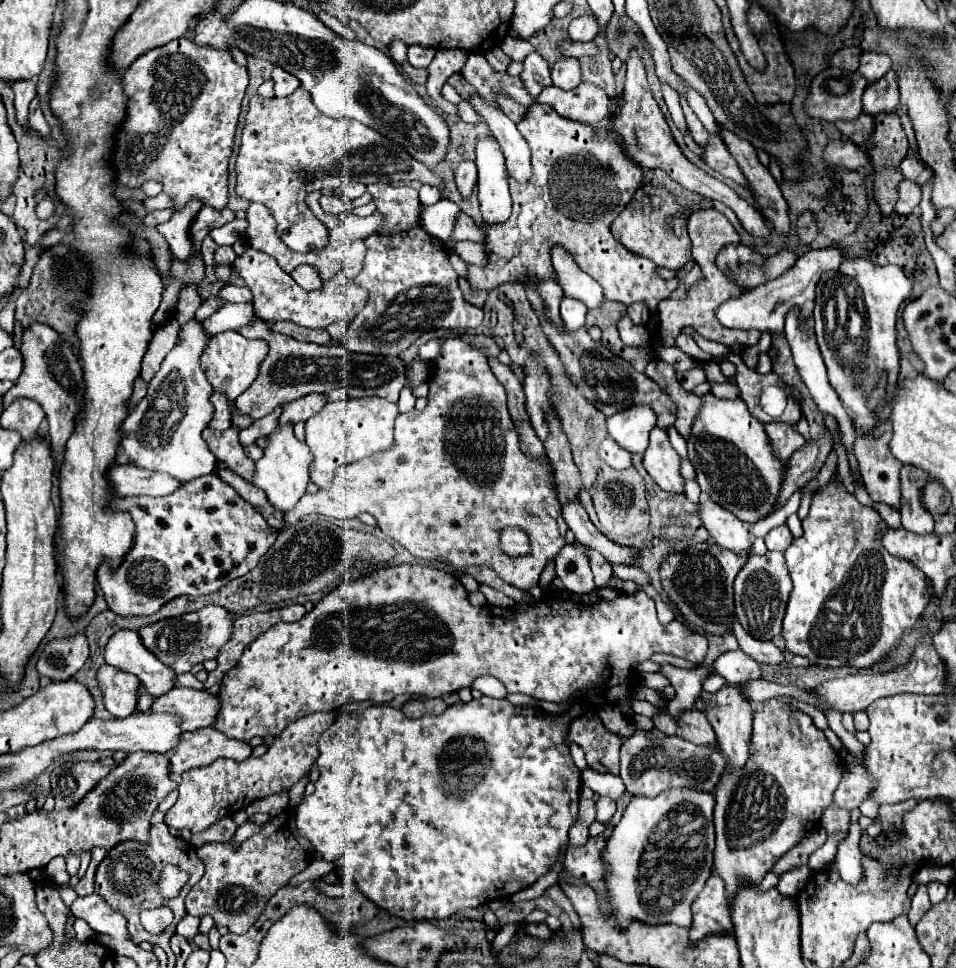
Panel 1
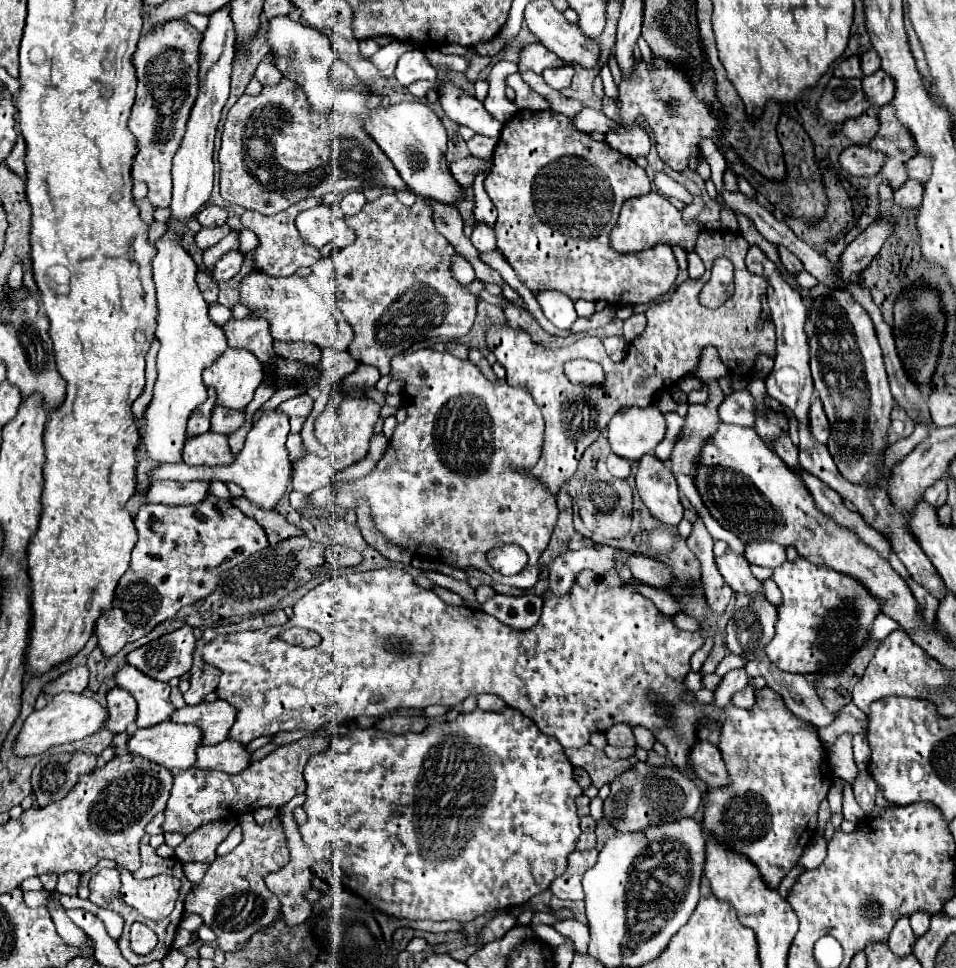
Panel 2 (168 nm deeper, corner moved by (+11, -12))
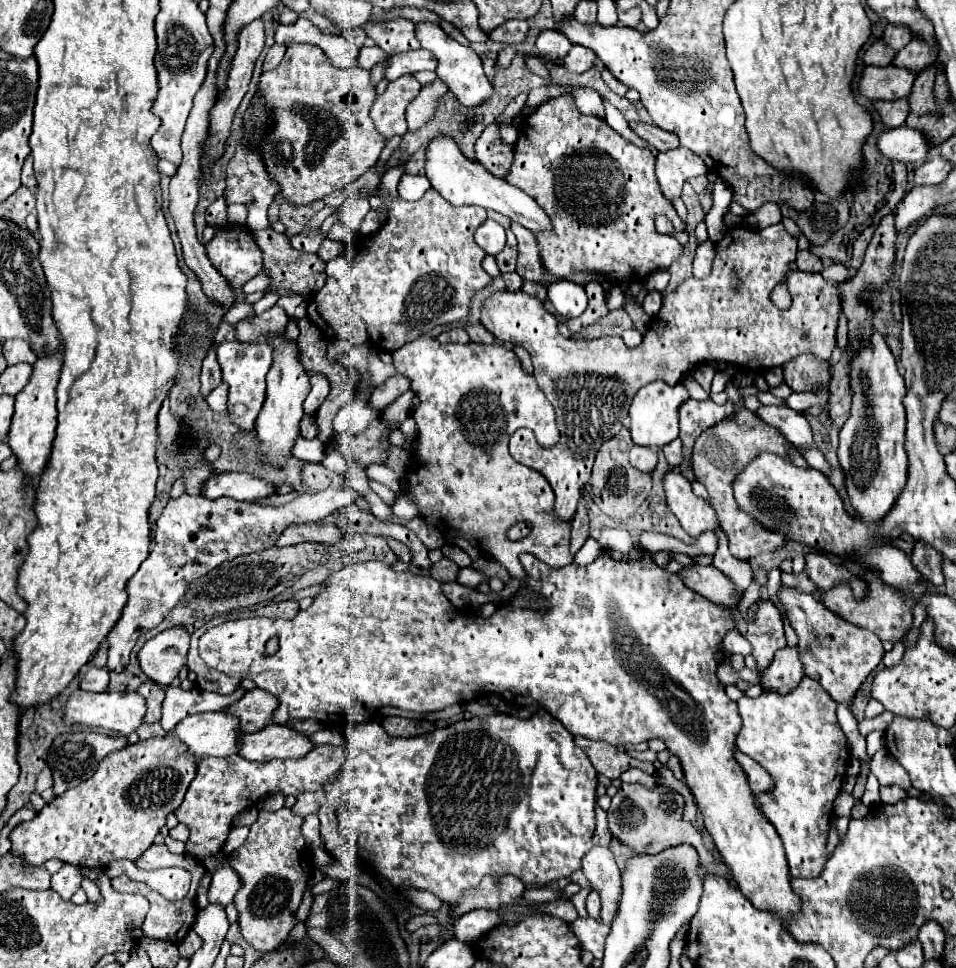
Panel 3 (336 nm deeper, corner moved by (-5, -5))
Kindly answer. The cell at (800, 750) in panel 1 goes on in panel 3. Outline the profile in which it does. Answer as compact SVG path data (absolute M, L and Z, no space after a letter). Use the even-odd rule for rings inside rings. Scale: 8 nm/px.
M806 676L796 686L796 690L790 690L788 694L764 690L758 698L742 696L738 700L738 708L742 716L742 730L736 736L738 750L756 760L774 778L774 788L754 796L754 802L782 838L786 860L790 866L790 876L816 878L828 860L826 842L832 820L832 802L840 794L842 780L846 778L846 768L850 762L846 734L842 732L836 720L836 702L826 690L822 690L822 686L816 680Z

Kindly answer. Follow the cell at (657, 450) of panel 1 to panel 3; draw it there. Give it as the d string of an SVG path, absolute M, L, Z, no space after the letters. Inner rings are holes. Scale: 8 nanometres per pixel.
M670 468L664 474L664 492L670 512L690 536L698 536L704 530L714 530L718 526L714 508L706 500L694 496L692 484L678 470Z

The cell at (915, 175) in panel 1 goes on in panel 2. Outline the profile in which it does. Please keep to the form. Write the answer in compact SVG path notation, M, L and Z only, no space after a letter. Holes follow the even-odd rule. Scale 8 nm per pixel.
M916 155L912 161L908 161L908 177L918 179L920 183L926 183L932 175L932 157L930 155Z

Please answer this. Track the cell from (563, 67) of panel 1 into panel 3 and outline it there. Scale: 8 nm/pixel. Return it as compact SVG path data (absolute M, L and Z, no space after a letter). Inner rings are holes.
M574 46L566 56L564 56L564 64L562 68L566 68L568 72L576 72L582 74L586 70L590 70L594 66L596 54L584 46Z

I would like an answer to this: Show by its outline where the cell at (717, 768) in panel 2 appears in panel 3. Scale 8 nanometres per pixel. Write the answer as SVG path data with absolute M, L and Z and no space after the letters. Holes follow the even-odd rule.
M738 748L734 750L734 758L744 768L746 778L748 778L748 784L750 784L750 788L752 788L754 794L772 790L772 778L766 774L766 770L760 764L756 764L752 758L748 758L746 754L742 754Z

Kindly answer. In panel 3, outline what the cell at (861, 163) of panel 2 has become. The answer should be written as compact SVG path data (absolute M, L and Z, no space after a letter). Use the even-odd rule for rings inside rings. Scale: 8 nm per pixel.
M900 126L880 134L878 150L896 162L924 162L928 158L928 142L926 138L912 128Z

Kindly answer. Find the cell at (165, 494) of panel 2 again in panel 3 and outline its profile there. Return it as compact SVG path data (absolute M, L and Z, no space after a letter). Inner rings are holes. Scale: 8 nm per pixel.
M222 472L214 474L206 480L202 488L202 496L214 500L220 496L230 496L234 500L246 500L252 502L256 498L264 498L272 494L272 486L266 484L260 478L254 478L250 474L240 474L240 472Z

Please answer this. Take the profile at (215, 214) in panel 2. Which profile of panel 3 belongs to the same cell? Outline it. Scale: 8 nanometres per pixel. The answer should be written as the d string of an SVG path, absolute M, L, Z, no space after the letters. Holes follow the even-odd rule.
M254 148L250 150L236 150L236 156L230 160L228 164L228 176L226 176L226 192L224 192L224 198L226 198L226 204L244 204L250 212L250 228L252 230L262 230L266 226L270 226L268 222L268 206L272 204L274 196L278 194L278 186L274 182L268 180L268 174L264 170L264 164L258 156L258 152Z

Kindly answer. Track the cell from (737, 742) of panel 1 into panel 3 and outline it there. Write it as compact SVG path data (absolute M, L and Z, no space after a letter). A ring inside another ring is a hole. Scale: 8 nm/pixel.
M758 600L756 602L756 614L748 622L746 640L752 644L752 656L756 660L756 668L763 672L772 658L774 652L786 646L784 638L784 626L782 626L782 614L770 600Z

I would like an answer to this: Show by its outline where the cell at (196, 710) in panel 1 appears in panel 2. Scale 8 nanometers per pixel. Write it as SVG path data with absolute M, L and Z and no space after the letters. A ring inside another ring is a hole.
M218 699L214 703L200 703L200 705L186 705L172 715L176 723L192 723L204 731L202 745L218 745L228 739L228 733L236 721L236 709Z

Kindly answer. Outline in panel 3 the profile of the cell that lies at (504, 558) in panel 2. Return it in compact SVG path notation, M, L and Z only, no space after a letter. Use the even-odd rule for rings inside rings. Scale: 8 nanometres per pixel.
M636 546L630 554L620 554L620 552L604 550L588 566L574 566L574 564L570 564L570 566L564 566L564 568L550 568L544 562L540 562L538 558L532 558L532 554L520 554L520 564L528 572L528 578L525 580L526 584L531 589L533 587L533 590L546 600L548 612L544 614L544 618L540 614L536 614L534 610L530 610L530 606L524 600L512 600L512 602L506 602L506 604L498 606L496 612L490 618L482 618L476 612L462 612L462 610L458 610L444 596L442 584L438 580L434 580L432 576L416 576L410 570L396 572L386 562L360 562L360 564L342 568L340 572L334 572L324 582L324 588L316 594L314 602L306 610L300 610L292 620L242 618L242 620L232 620L232 622L208 628L202 634L202 638L200 638L200 658L206 664L210 662L212 668L216 668L216 670L220 670L220 672L224 672L228 676L250 678L250 680L254 680L254 684L258 688L274 694L274 698L278 700L278 708L272 714L272 722L276 722L276 724L286 724L292 718L316 718L322 724L332 724L332 726L360 724L360 722L372 720L376 710L380 710L384 706L394 706L394 708L412 710L412 712L436 712L436 710L444 710L446 706L452 706L456 702L468 704L472 700L478 700L478 698L482 698L486 694L496 692L506 702L516 704L516 706L534 706L534 704L538 704L542 710L550 712L556 720L560 720L562 726L570 734L574 734L574 736L602 740L602 742L608 742L612 746L618 746L618 744L640 744L640 742L648 742L652 738L660 738L660 740L666 742L668 750L680 758L680 764L682 764L688 788L694 794L694 800L696 800L696 804L698 804L698 808L702 812L704 826L712 834L714 844L716 844L716 848L720 852L722 864L730 870L730 874L736 880L740 892L754 904L754 908L758 908L762 912L770 912L770 914L778 916L782 922L788 922L794 916L798 916L800 908L802 908L802 902L800 902L798 894L790 886L790 872L788 872L782 840L778 838L774 826L764 818L764 814L760 814L758 806L752 800L754 794L752 794L752 790L750 790L750 786L746 782L746 774L740 768L740 764L734 760L734 740L736 740L736 734L740 732L742 718L738 714L736 702L732 702L726 696L724 684L720 684L718 678L716 678L718 664L714 660L716 646L722 642L724 634L730 628L734 628L732 618L728 618L724 614L724 608L712 604L708 598L704 598L704 596L692 592L690 588L686 588L678 574L666 574L660 566L656 566L652 562L650 552L646 552L640 546ZM272 636L280 638L280 648L278 648L276 654L268 656L264 644Z

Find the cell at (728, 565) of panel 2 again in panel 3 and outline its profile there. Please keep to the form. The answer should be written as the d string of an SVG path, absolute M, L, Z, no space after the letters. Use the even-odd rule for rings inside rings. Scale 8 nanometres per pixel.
M780 584L778 598L800 638L800 646L808 648L808 652L802 656L806 676L820 682L822 688L836 702L850 704L850 700L854 698L860 684L880 664L880 660L884 656L880 638L864 628L848 624L838 614L828 610L822 602L818 602L812 594L804 594L804 592L798 592L794 588Z

